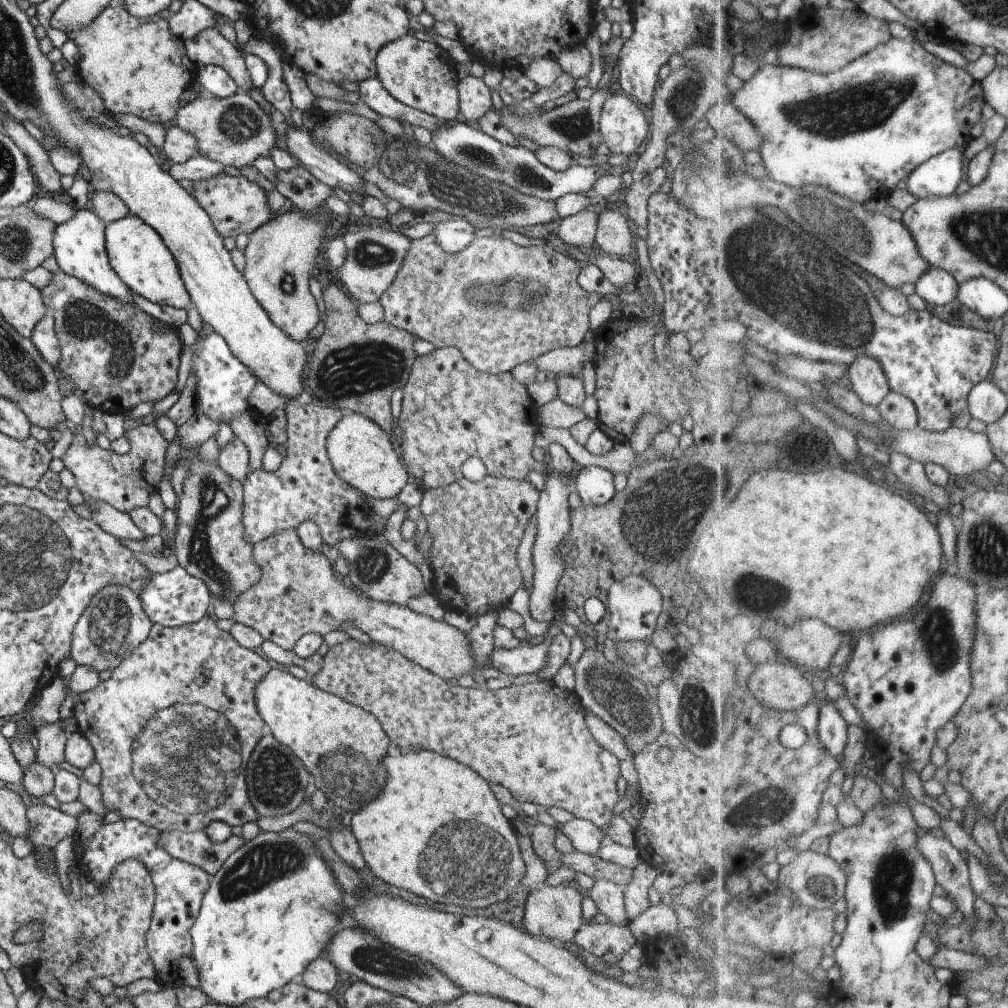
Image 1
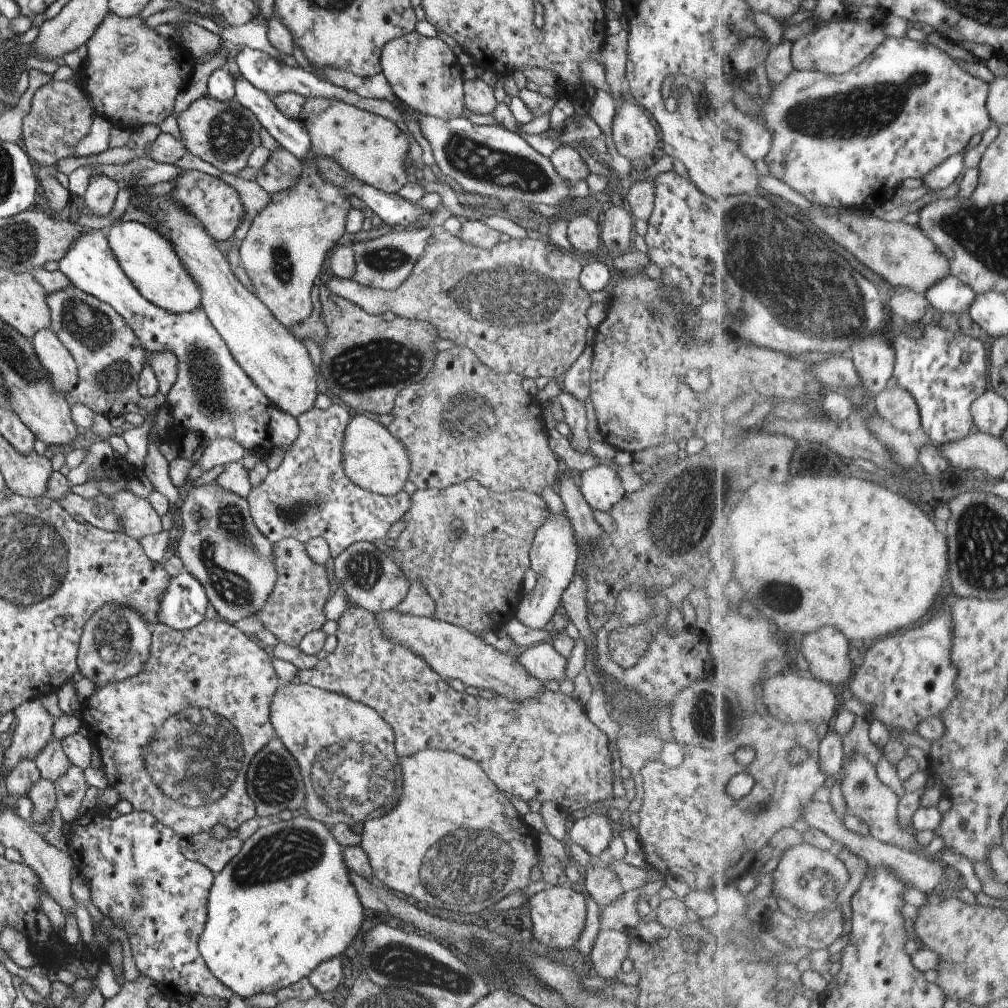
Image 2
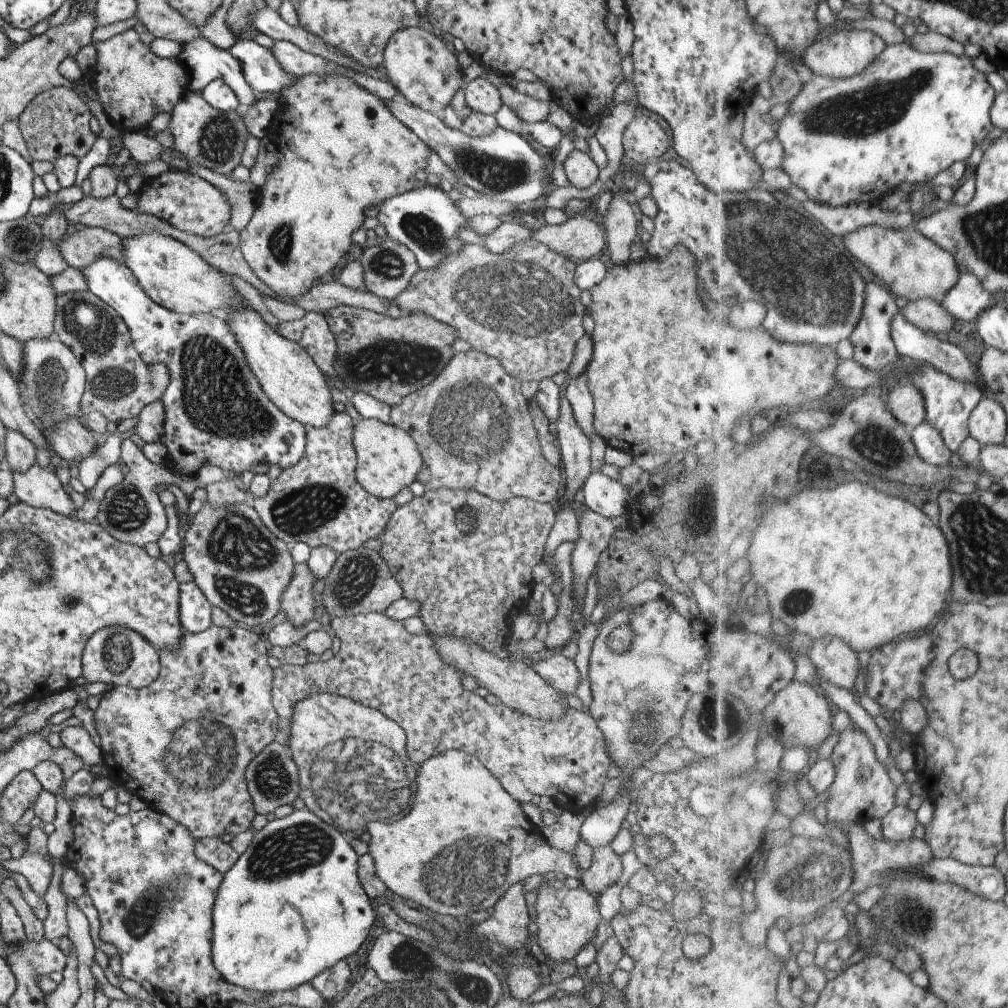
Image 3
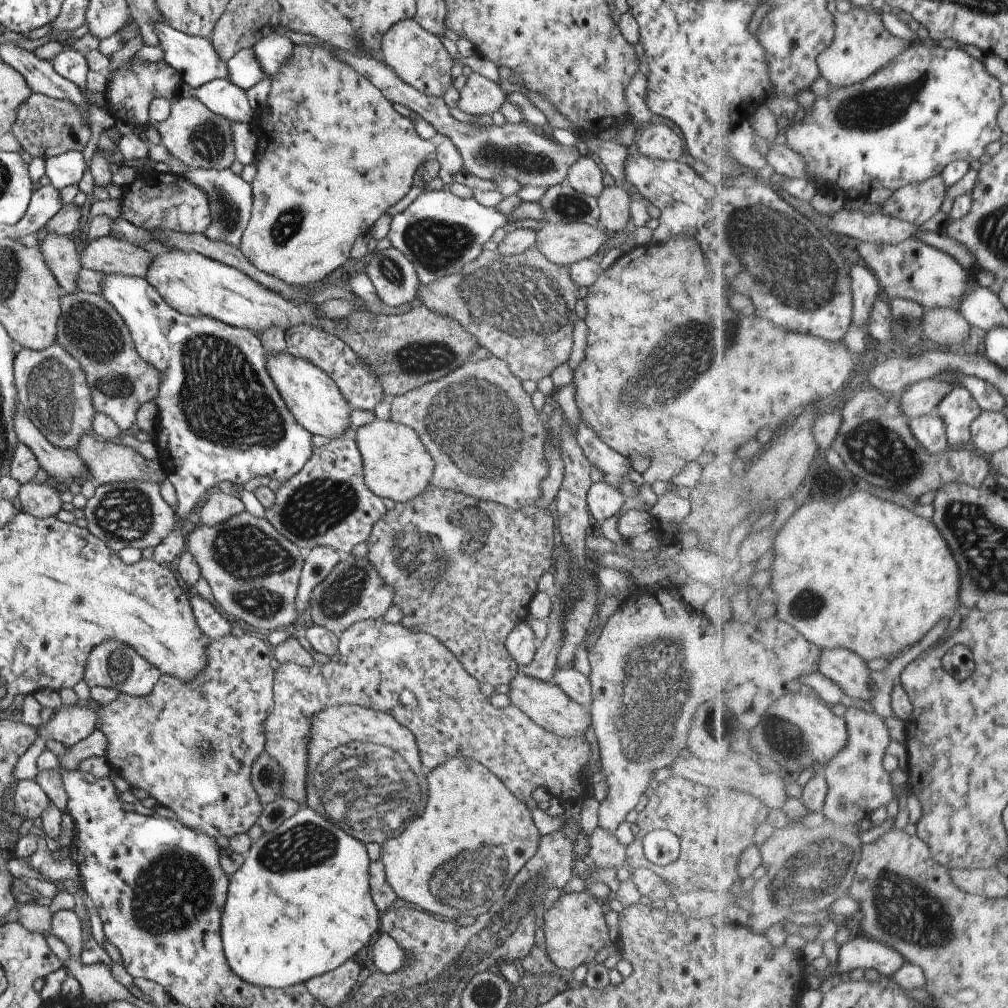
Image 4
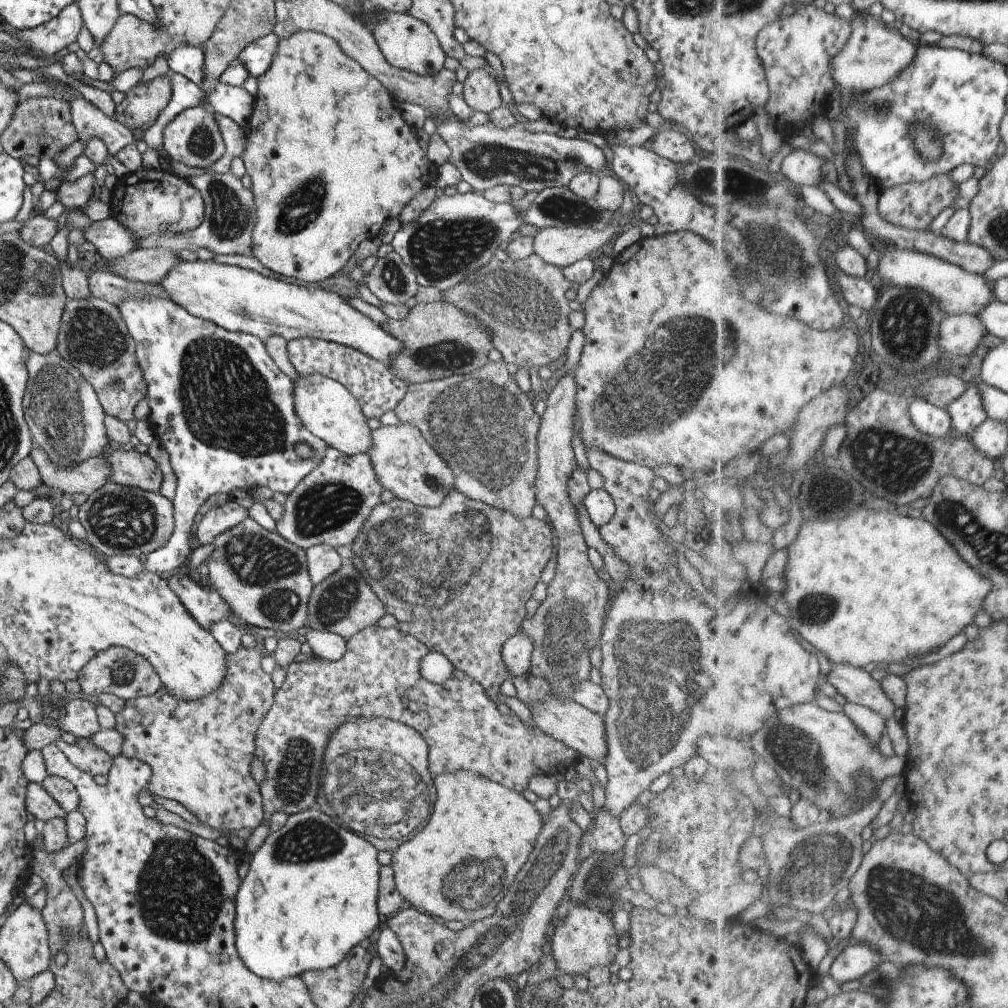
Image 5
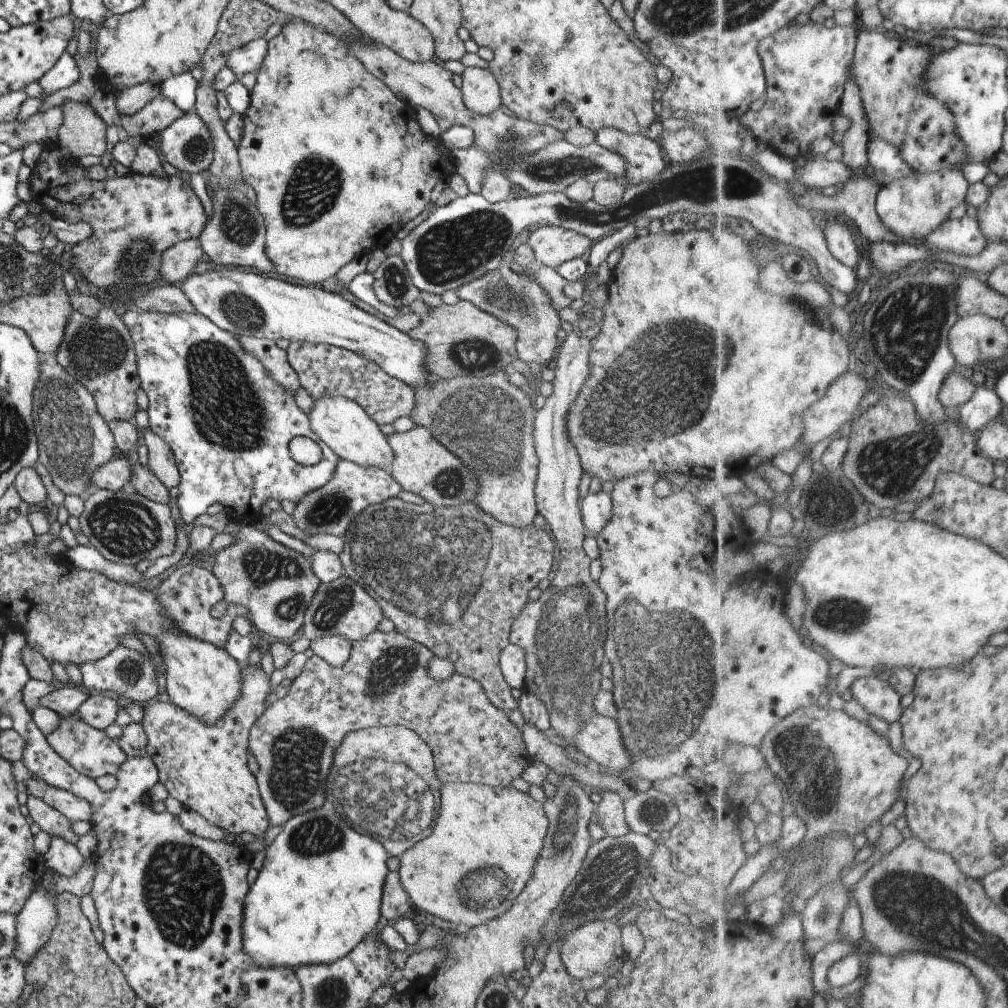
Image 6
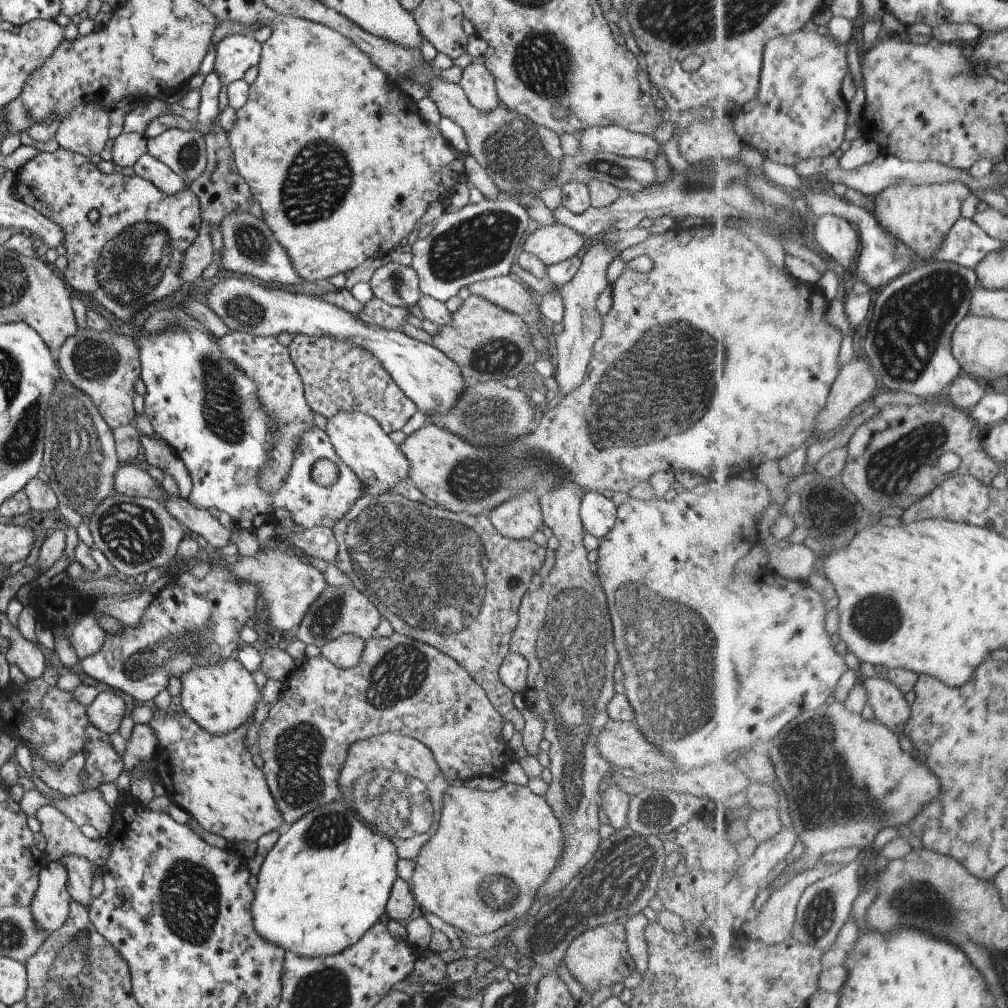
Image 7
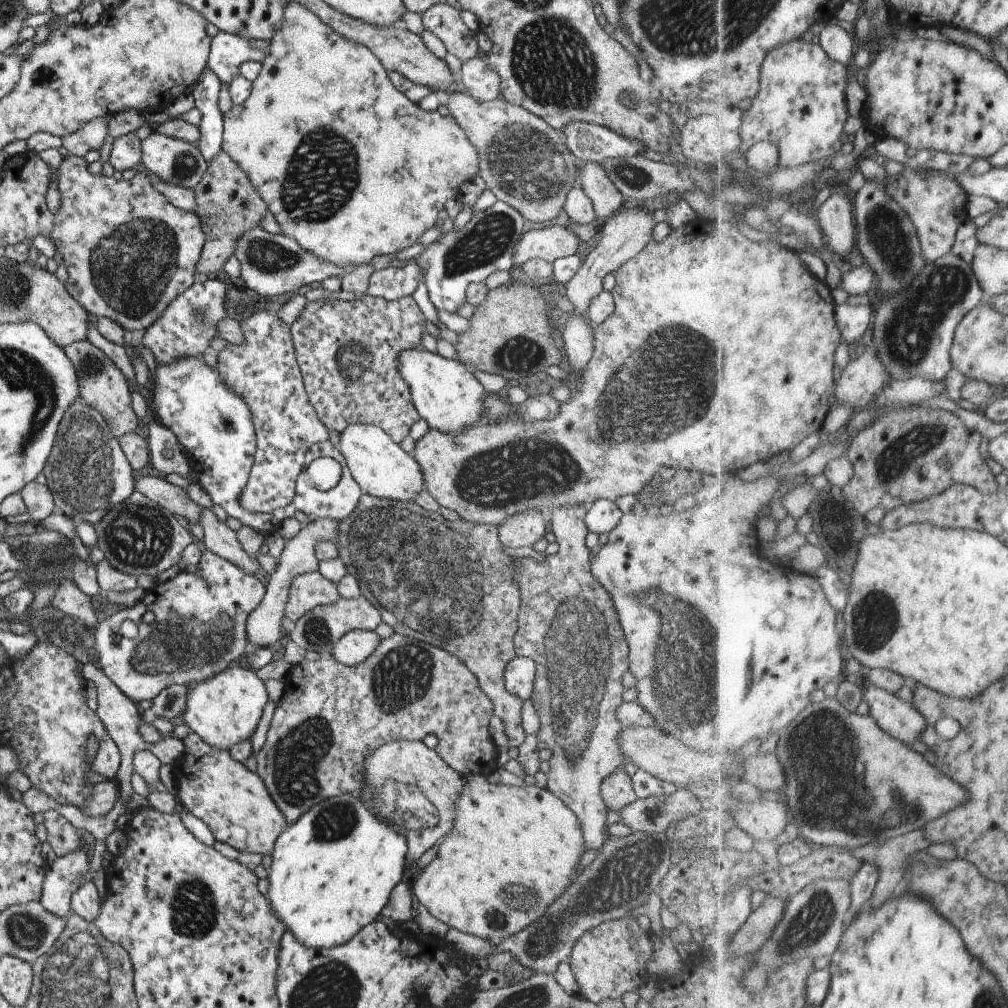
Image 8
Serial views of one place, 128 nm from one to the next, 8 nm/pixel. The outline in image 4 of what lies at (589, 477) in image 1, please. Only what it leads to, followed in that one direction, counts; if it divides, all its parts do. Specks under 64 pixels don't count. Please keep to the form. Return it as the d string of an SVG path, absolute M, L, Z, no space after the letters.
M603 481L591 483L586 494L588 513L598 523L604 522L621 510L624 497L620 491L611 488L609 484L605 484Z

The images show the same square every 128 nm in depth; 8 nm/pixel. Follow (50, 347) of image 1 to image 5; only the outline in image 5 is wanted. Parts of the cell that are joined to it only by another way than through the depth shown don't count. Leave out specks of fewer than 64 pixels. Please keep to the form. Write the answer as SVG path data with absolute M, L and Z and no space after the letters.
M54 350L44 355L29 351L25 358L25 368L27 368L28 384L23 393L23 418L29 424L28 429L34 444L47 454L47 458L53 466L72 467L75 464L81 464L83 460L99 456L112 446L105 434L103 424L105 414L95 391L69 364L69 361L61 358Z

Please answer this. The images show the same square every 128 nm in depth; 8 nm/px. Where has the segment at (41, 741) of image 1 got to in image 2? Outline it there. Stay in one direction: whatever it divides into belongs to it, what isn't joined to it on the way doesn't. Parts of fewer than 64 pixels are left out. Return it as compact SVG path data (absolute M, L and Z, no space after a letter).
M53 738L43 746L43 750L39 750L39 754L32 761L40 778L52 783L57 782L71 765L63 754L60 740Z

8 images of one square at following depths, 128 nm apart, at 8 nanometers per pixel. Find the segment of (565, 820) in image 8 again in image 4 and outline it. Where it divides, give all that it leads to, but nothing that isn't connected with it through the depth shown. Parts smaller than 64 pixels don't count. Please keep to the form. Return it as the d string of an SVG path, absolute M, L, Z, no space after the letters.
M456 756L438 764L433 770L423 764L420 769L426 776L428 799L417 818L408 822L398 835L387 838L379 846L379 860L385 870L385 880L396 898L401 898L422 911L427 910L449 920L468 913L482 915L494 902L503 898L509 880L535 854L541 835L535 828L531 812L525 803L515 798L495 774L475 760Z

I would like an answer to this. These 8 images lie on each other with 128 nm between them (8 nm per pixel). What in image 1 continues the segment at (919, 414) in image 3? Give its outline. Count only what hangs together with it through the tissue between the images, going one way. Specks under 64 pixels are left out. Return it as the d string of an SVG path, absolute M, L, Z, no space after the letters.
M890 391L878 408L881 416L895 429L913 430L919 426L918 408L903 393Z

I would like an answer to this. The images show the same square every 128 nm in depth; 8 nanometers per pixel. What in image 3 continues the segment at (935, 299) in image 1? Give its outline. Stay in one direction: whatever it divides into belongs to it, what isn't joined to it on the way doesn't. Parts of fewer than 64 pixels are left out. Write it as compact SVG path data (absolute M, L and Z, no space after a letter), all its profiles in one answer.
M964 270L957 286L945 296L942 305L955 319L975 323L983 312L991 310L991 306L997 306L999 301L1000 299L991 294L973 272Z

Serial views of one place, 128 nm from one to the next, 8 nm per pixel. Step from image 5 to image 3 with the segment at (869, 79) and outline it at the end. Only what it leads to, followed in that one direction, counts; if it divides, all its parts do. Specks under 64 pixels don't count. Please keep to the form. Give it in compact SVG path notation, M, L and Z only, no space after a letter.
M843 22L842 29L835 29L833 35L807 48L803 64L817 75L826 77L829 74L837 76L837 79L851 78L873 64L887 47L885 40L873 30L859 30L855 26L844 25Z

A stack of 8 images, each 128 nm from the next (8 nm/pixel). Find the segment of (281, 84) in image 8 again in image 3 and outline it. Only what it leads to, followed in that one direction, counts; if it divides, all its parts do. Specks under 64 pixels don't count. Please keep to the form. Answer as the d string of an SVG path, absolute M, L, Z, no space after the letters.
M303 74L297 76L297 80L283 88L278 94L282 95L282 100L277 108L276 116L273 118L266 137L273 141L277 152L279 152L279 162L275 164L275 168L265 176L265 180L257 190L257 202L253 208L253 214L247 222L247 226L243 226L238 232L239 250L242 257L247 263L248 268L256 278L261 280L262 284L267 284L267 288L271 288L279 298L289 298L295 300L299 294L307 292L313 286L313 282L321 276L327 274L329 270L334 268L337 261L349 252L351 248L350 236L353 232L359 230L361 224L367 218L364 211L368 207L373 207L387 198L399 196L404 192L409 192L417 186L417 180L414 175L417 170L424 169L427 166L427 158L430 149L427 148L425 142L421 142L405 124L401 124L395 116L391 116L391 112L383 106L383 100L375 94L369 94L367 88L357 86L351 78L343 76L343 74Z

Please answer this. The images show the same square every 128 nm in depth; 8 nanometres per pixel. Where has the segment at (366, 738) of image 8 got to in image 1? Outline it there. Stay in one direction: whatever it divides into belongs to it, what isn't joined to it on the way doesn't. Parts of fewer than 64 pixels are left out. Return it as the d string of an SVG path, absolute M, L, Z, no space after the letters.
M352 638L329 647L322 659L323 664L313 674L311 684L373 714L391 746L395 746L395 752L427 750L441 754L469 766L483 780L503 786L519 805L531 802L538 808L555 806L576 818L593 822L605 835L611 808L619 800L615 788L620 777L619 762L589 734L583 720L584 708L574 691L561 690L550 680L513 683L496 690L452 686L395 650L375 642L363 644Z

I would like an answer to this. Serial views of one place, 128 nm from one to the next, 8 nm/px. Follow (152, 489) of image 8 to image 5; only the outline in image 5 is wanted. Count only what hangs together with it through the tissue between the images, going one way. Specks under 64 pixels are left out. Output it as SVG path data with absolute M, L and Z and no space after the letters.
M34 444L28 457L37 467L40 482L63 493L82 492L85 496L93 494L109 481L111 474L107 458L103 454L83 460L81 464L72 467L58 467L53 466L47 454Z

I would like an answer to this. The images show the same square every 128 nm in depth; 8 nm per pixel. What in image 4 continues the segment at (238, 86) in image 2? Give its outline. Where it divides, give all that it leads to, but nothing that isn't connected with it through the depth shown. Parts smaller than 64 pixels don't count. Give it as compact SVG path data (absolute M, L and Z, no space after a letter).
M163 21L153 24L153 32L155 32L155 36L158 38L157 44L161 46L163 51L161 60L165 61L167 66L171 66L173 70L177 70L177 74L181 76L182 81L184 81L189 88L199 88L199 86L209 82L209 80L213 80L213 78L227 79L225 62L219 60L219 56L217 56L217 52L213 50L209 38L187 36L187 34L172 29Z

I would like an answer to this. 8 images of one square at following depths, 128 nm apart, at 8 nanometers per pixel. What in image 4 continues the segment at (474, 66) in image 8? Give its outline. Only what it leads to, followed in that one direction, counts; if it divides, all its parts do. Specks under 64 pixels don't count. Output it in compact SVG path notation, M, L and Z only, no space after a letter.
M473 72L459 90L457 108L471 116L491 115L505 101L505 93L495 81Z

